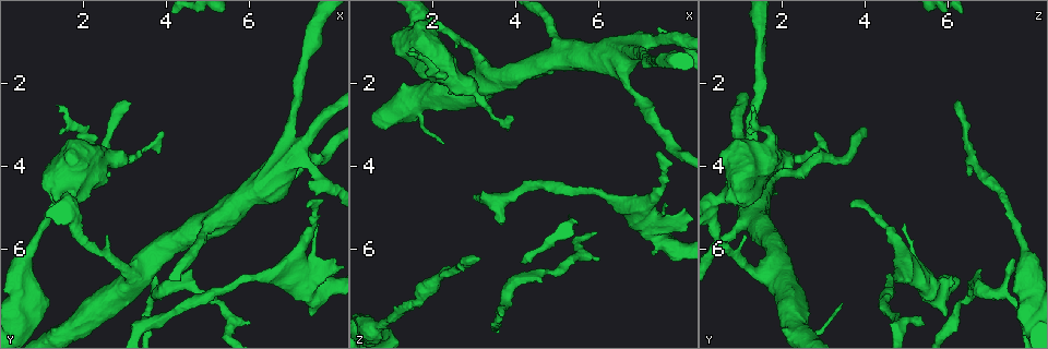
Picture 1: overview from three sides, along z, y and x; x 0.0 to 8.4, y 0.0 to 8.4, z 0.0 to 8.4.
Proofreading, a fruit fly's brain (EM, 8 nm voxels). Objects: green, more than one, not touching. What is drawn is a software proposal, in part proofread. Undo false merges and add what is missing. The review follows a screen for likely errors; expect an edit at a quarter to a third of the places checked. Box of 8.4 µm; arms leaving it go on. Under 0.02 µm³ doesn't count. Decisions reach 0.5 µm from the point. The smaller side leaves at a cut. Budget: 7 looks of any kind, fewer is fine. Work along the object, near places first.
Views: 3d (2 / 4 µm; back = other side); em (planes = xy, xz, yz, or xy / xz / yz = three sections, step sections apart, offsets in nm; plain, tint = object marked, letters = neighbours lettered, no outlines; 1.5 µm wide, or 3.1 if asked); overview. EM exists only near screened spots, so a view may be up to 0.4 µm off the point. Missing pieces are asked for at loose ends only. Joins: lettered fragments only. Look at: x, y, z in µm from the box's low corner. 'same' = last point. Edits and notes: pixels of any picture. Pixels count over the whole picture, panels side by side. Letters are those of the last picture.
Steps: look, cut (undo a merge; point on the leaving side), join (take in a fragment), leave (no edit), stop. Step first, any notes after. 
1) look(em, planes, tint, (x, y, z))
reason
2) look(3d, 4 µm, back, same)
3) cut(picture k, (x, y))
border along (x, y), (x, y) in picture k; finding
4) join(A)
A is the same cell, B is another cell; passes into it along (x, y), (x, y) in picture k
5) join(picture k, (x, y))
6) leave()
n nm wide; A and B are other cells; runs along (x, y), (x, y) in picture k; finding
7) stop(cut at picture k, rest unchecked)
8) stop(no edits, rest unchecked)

look(em, planes, letters, (7.30, 5.00, 3.70))
end of a long branch

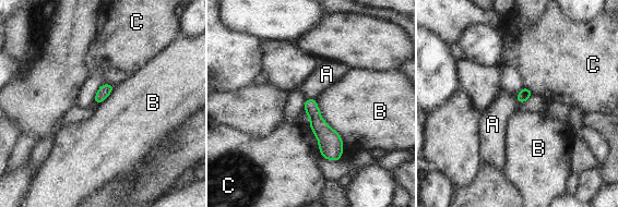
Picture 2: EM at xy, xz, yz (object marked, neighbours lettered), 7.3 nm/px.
leave()
80 nm wide; A, B and C are other cells; border along (315, 97), (306, 99) in picture 2; none of them fits

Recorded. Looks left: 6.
look(em, planes, plain, (3.65, 6.25, 7.60))
branch stops here

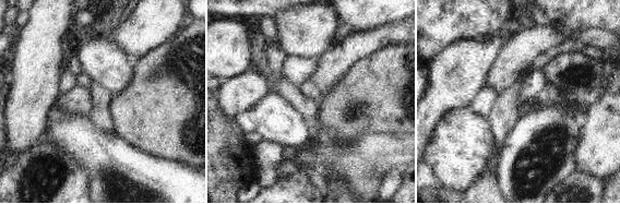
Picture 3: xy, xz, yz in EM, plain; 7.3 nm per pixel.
look(em, planes, letters, same)
what lies round it

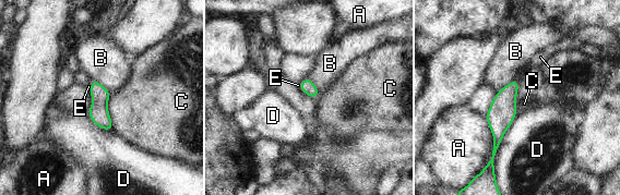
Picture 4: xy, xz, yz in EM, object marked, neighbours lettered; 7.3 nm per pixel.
join(E)
100 nm wide; E is the same cell, A, B, C and D are other cells; the neuron continues

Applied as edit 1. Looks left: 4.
look(overview)

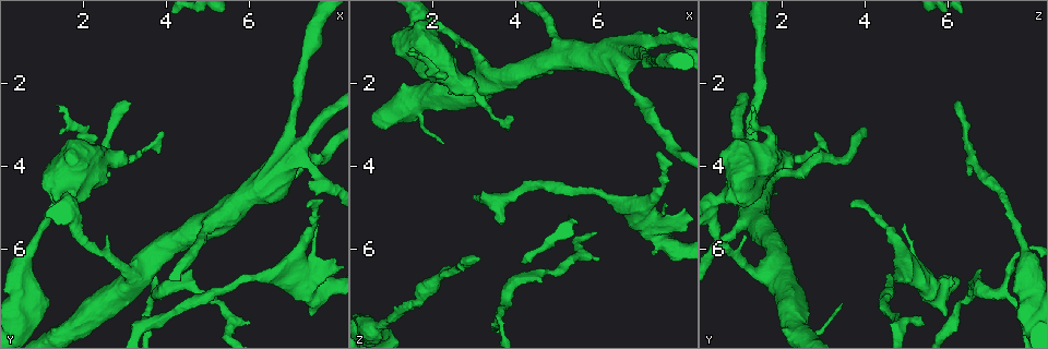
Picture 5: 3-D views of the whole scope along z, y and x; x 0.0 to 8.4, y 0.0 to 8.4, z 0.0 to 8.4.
look(em, planes, letters, (3.00, 2.45, 6.25))
free end

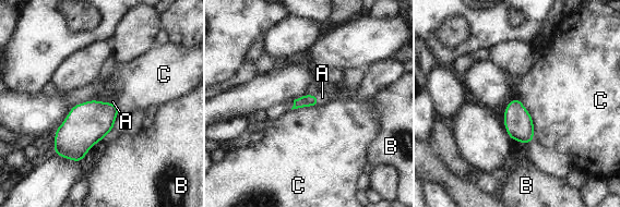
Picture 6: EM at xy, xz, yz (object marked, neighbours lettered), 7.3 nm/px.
join(A)
A is the same cell, B and C are other cells; passes into it along (307, 100), (317, 99), (322, 97) in picture 6; the neuron continues

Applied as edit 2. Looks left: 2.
stop(join at picture 4, join at picture 6, rest unchecked)

